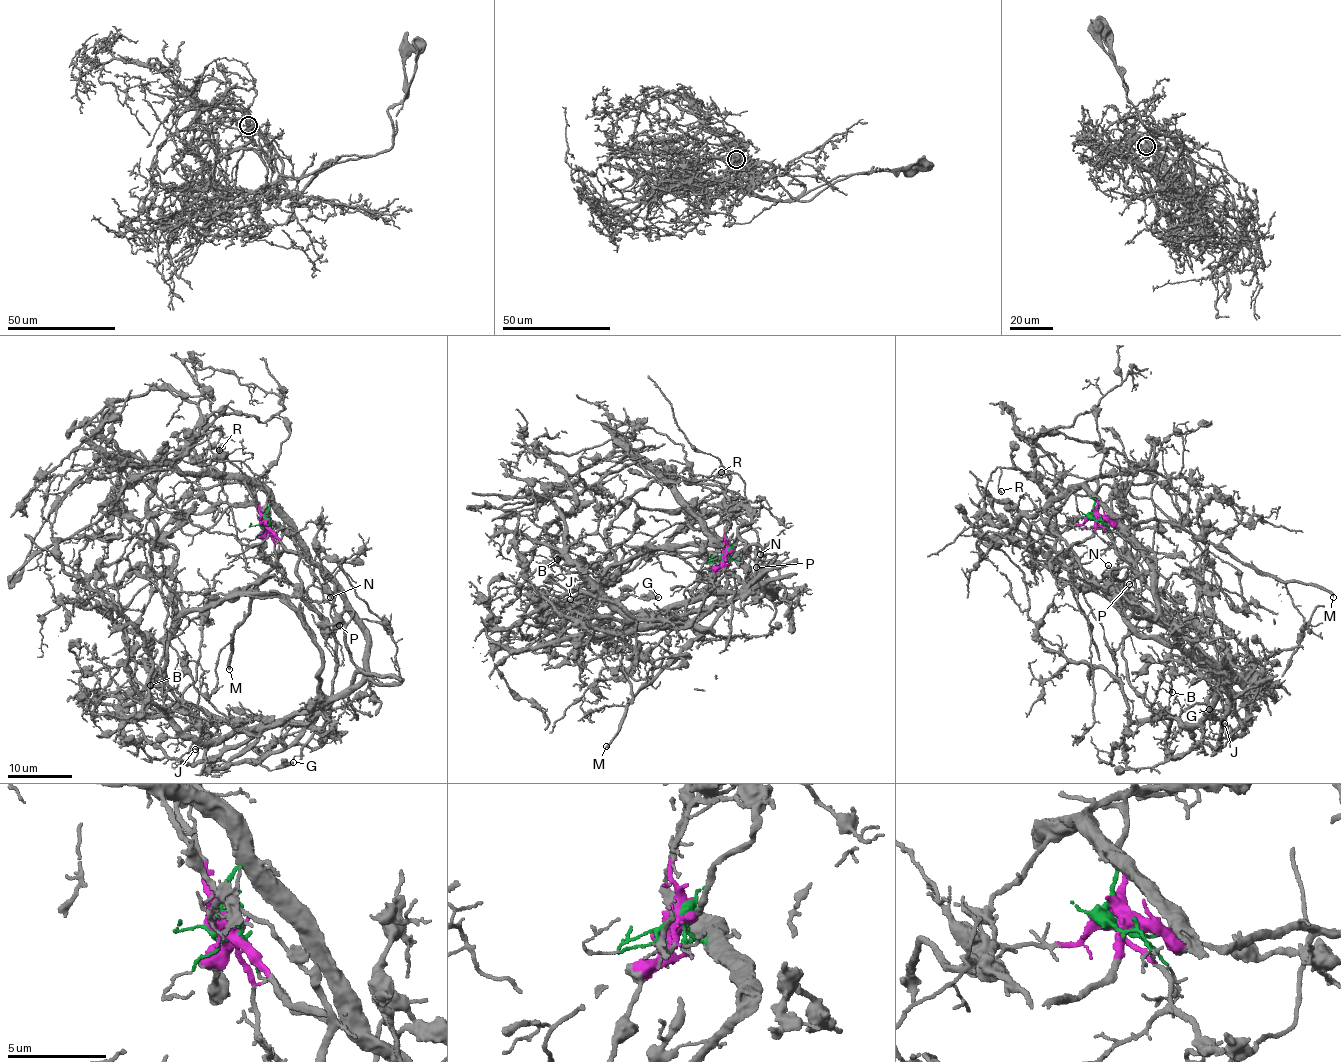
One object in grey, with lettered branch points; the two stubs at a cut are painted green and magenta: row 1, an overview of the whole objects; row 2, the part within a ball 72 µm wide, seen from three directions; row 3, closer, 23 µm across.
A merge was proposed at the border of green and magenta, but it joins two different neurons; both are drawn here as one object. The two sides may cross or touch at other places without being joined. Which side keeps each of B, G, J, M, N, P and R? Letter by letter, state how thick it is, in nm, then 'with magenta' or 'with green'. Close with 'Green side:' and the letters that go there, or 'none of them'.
B: 90 nm thick; with magenta
G: 400 nm thick; with magenta
J: 120 nm thick; with magenta
M: 320 nm thick; with green
N: 150 nm thick; with magenta
P: 180 nm thick; with magenta
R: 170 nm thick; with green
Green side: M, R

